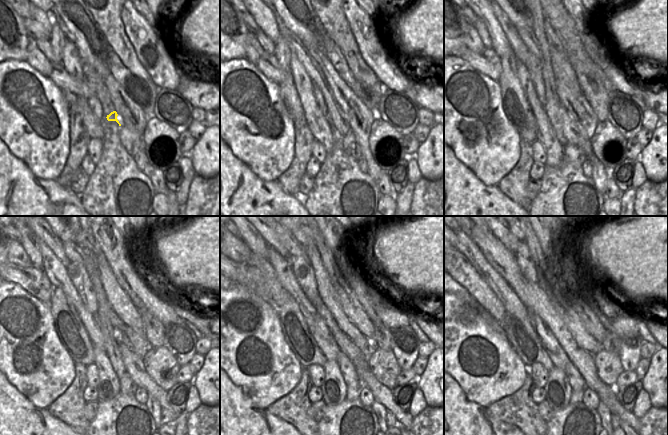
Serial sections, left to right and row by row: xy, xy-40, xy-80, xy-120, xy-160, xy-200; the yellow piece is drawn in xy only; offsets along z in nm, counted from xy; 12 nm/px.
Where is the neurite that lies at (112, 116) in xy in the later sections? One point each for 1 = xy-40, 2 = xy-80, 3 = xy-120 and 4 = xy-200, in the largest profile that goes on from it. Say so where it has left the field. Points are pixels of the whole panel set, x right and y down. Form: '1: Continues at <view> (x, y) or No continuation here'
1: Continues at xy-40 (342, 123)
2: Continues at xy-80 (576, 135)
3: Continues at xy-120 (134, 366)
4: Continues at xy-200 (630, 418)

